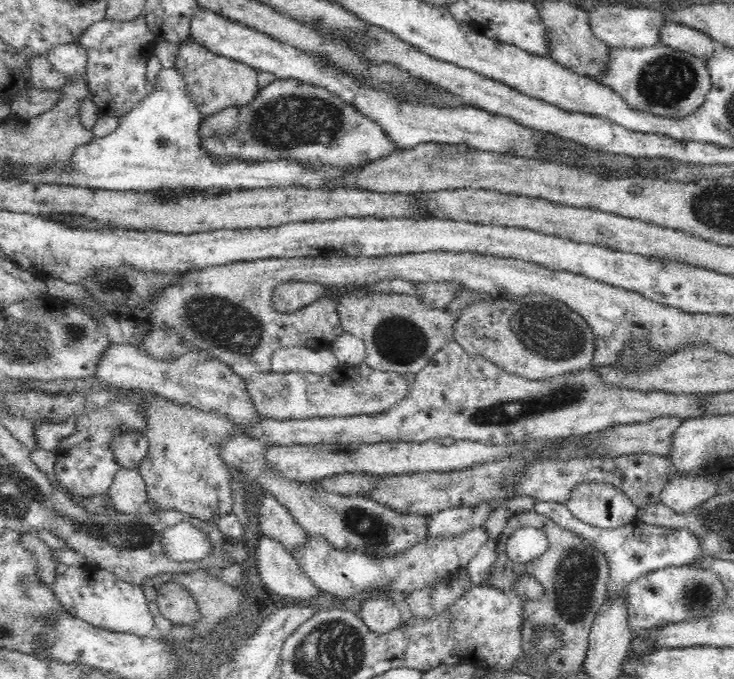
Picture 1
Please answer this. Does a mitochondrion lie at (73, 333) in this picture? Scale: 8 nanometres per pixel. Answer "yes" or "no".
yes

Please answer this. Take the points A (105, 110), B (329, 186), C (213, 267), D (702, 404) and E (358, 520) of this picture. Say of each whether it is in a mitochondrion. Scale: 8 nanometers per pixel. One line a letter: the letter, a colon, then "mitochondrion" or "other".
A: other
B: other
C: other
D: other
E: mitochondrion

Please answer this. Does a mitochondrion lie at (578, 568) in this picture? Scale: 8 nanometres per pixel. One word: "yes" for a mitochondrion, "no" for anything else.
yes

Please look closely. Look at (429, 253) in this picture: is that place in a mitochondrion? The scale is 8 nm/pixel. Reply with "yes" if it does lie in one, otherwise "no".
no

